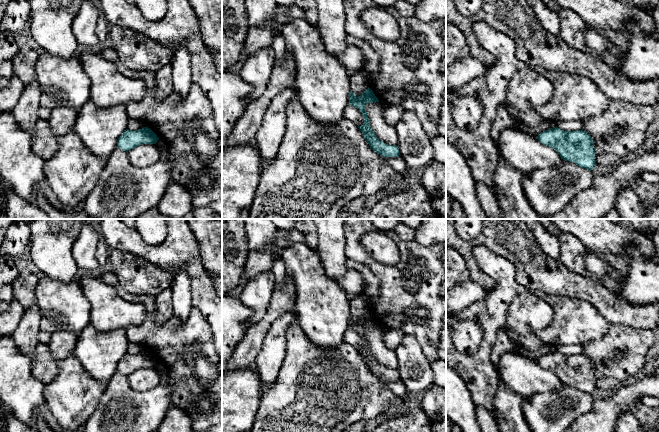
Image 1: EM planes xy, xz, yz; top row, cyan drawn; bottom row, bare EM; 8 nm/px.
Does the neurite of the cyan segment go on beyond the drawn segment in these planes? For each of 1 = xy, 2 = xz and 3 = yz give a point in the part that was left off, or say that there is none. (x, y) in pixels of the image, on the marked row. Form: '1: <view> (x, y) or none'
1: none
2: none
3: none

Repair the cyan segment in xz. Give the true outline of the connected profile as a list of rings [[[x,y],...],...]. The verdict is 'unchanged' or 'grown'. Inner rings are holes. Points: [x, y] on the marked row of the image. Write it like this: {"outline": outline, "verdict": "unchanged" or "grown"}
{"outline": [[[370,88],[366,89],[364,93],[359,97],[356,97],[355,94],[350,91],[349,105],[352,105],[355,108],[359,109],[364,117],[363,125],[358,126],[358,128],[362,132],[370,148],[377,154],[380,154],[384,157],[398,157],[400,155],[398,146],[388,145],[379,140],[376,137],[372,127],[370,126],[370,121],[366,112],[366,104],[373,102],[379,102],[379,100]]], "verdict": "unchanged"}

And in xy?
{"outline": [[[148,127],[139,130],[126,129],[117,140],[117,147],[128,152],[141,144],[156,144],[157,135]]], "verdict": "unchanged"}

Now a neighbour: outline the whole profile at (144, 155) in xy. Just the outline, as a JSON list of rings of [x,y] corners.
[[[141,144],[127,152],[133,166],[144,168],[161,161],[160,151],[156,144]]]

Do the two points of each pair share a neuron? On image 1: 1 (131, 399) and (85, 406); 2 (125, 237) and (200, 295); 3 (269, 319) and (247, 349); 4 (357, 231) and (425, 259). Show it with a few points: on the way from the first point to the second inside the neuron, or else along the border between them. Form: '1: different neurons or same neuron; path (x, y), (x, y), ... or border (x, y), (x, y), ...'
1: different neurons; border (107, 383), (98, 407), (86, 421)
2: same neuron; path (149, 252), (157, 255), (183, 255), (196, 271)
3: same neuron; path (262, 326), (255, 334), (252, 342)
4: same neuron; path (360, 252), (381, 271), (404, 271)

